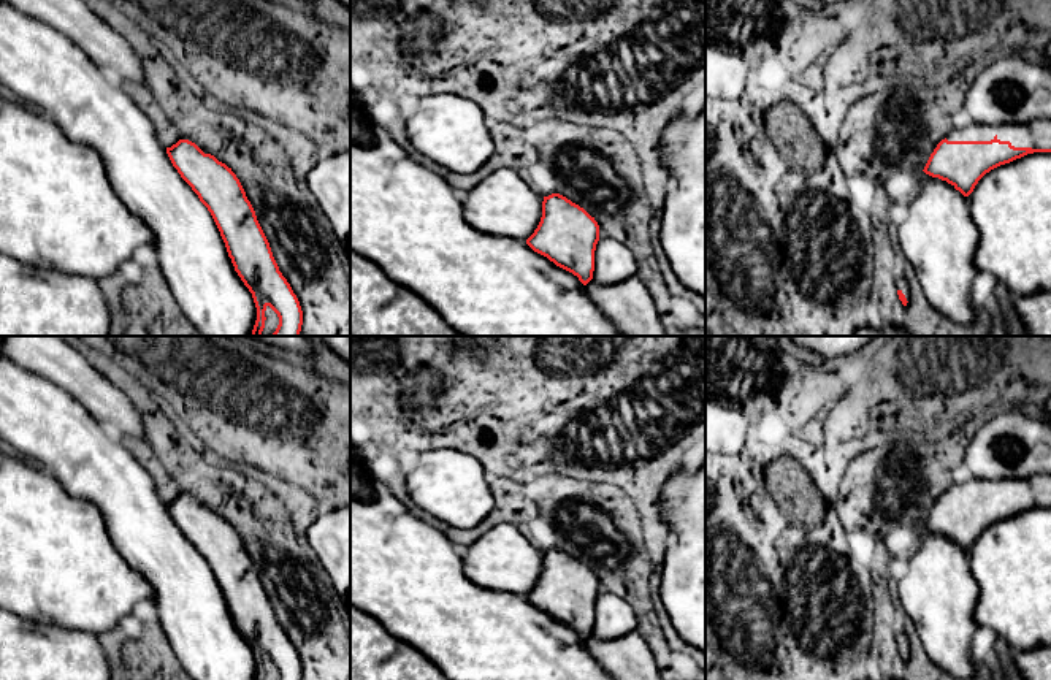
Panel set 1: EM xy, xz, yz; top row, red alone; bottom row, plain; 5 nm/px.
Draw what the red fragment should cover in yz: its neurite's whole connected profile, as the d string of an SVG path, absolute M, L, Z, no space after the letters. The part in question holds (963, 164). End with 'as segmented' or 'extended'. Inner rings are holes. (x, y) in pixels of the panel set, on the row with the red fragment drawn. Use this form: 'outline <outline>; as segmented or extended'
outline M1051 119L1002 125L972 122L951 130L923 171L969 197L986 173L1034 152L1051 152Z; extended

